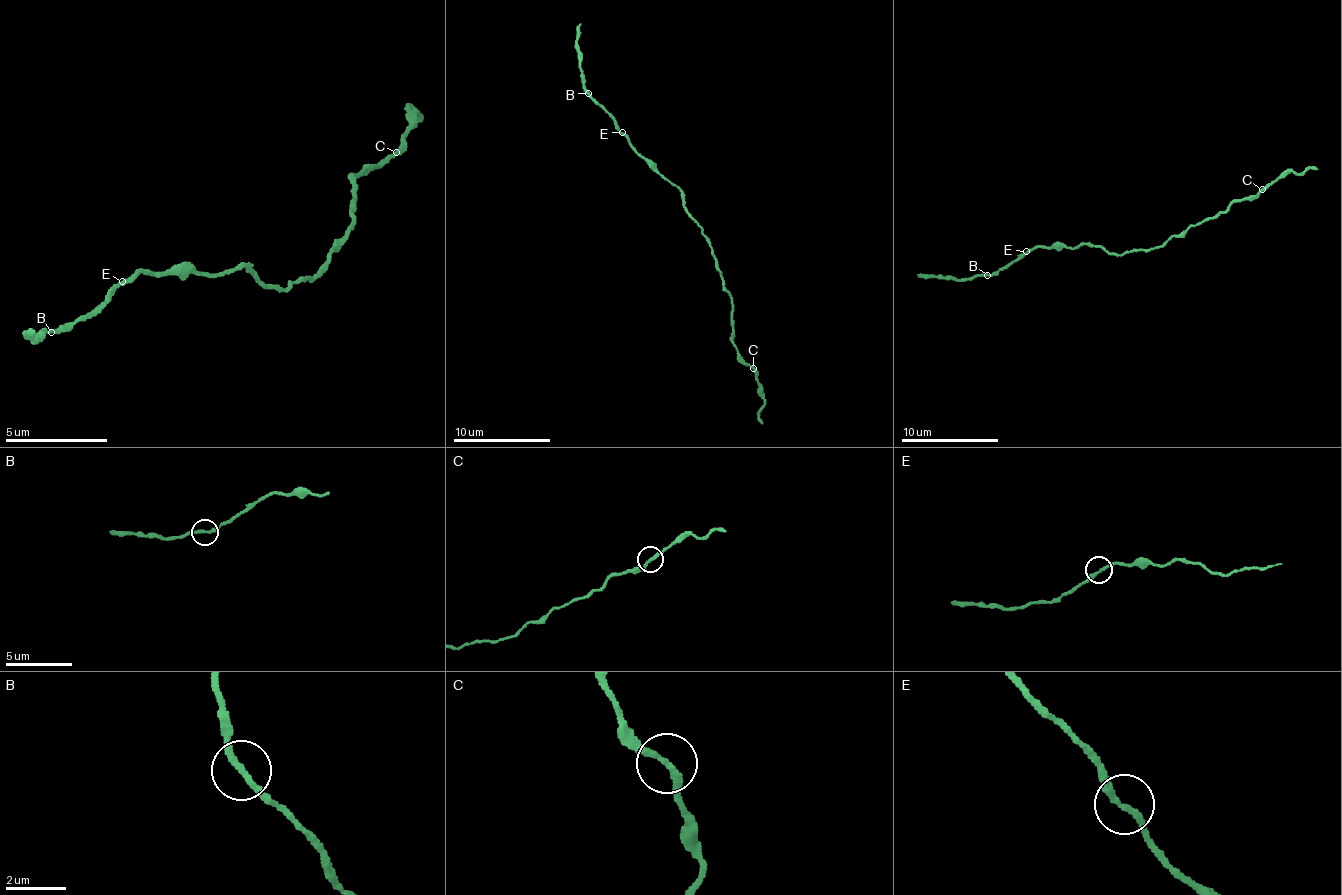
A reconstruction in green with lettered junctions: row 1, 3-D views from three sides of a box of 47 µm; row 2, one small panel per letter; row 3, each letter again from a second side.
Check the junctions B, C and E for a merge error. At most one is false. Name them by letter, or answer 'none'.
none

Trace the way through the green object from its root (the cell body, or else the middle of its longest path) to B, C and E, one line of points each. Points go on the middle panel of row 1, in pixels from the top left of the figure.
B: (693, 220), (683, 205), (683, 193), (637, 152), (612, 118), (588, 93)
C: (693, 220), (702, 230), (712, 249), (722, 286), (732, 298), (732, 337), (736, 354), (753, 368)
E: (693, 220), (683, 205), (683, 193), (666, 181), (622, 132)

